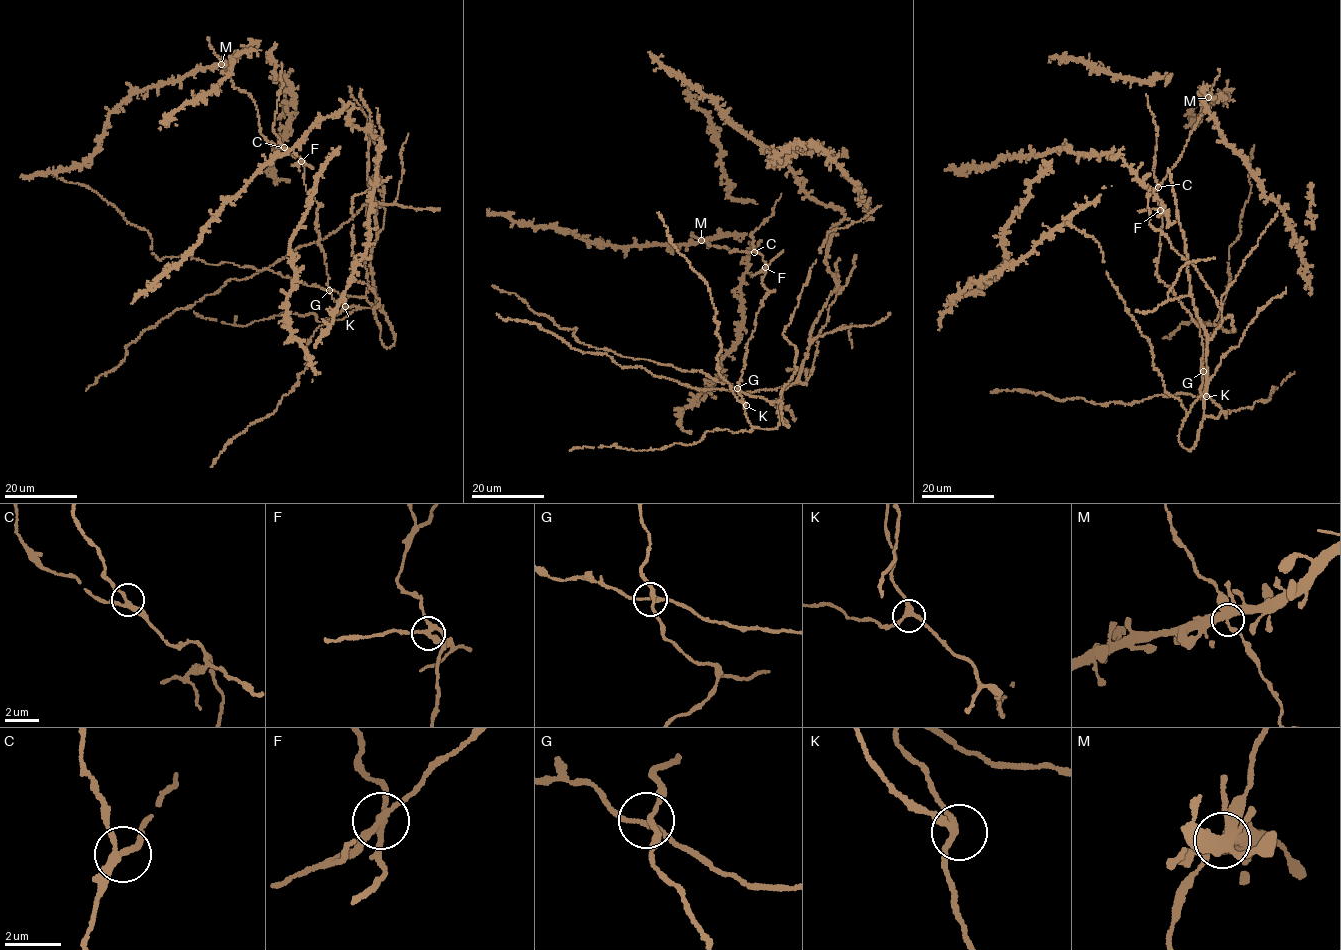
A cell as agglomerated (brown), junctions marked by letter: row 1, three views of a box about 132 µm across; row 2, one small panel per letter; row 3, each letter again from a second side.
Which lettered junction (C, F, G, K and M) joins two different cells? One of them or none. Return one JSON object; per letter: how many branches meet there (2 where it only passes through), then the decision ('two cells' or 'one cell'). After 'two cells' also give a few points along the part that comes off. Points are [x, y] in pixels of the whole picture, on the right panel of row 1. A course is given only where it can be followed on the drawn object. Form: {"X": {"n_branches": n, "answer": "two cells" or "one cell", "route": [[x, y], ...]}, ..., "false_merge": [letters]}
{"C": {"n_branches": 3, "answer": "one cell"}, "F": {"n_branches": 4, "answer": "two cells", "route": [[1160, 210], [1138, 211]]}, "G": {"n_branches": 4, "answer": "one cell"}, "K": {"n_branches": 3, "answer": "one cell"}, "M": {"n_branches": 4, "answer": "one cell"}, "false_merge": ["F"]}

